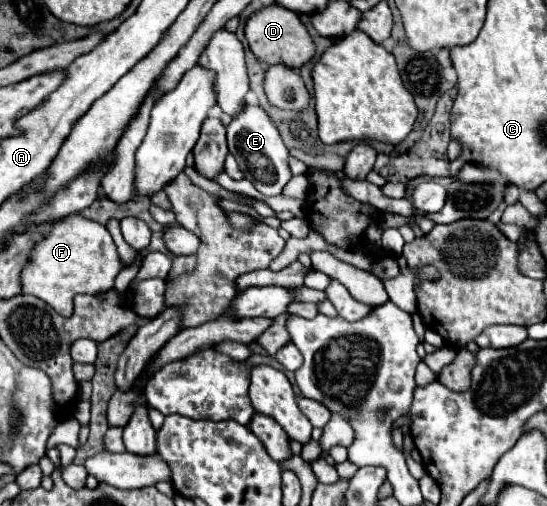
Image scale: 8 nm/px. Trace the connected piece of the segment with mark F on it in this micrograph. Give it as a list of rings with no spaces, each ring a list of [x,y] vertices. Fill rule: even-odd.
[[[69,215],[53,225],[53,229],[31,249],[21,271],[21,293],[37,297],[51,305],[59,315],[69,317],[77,293],[99,295],[111,291],[121,269],[123,265],[107,227],[81,215]]]

